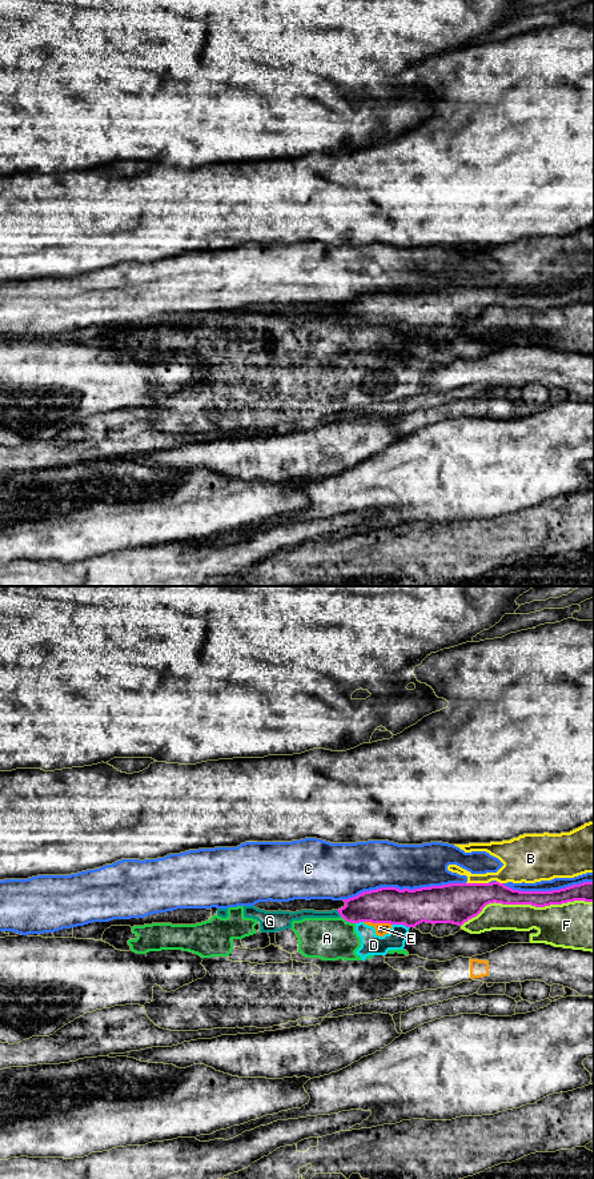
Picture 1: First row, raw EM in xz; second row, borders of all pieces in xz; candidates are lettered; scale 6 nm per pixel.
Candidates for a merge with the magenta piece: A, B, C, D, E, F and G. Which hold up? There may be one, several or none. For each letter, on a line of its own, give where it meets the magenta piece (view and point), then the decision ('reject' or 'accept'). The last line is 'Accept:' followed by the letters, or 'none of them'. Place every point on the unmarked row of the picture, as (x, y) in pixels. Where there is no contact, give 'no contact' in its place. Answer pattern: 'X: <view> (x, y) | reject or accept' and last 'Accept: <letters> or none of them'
A: xz (348, 324) | reject
B: xz (477, 287) | reject
C: xz (404, 292) | reject
D: xz (401, 327) | reject
E: xz (377, 325) | reject
F: xz (526, 307) | reject
G: xz (338, 315) | reject
Accept: none of them

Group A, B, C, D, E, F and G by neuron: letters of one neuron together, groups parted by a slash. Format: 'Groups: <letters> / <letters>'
Groups: A D E G / B / C / F

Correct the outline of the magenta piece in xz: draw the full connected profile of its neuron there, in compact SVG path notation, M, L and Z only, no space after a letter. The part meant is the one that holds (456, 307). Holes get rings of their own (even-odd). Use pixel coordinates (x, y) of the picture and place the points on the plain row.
M594 285L551 294L519 294L503 286L449 286L421 292L381 290L342 302L341 321L350 326L372 325L416 330L426 326L462 329L489 306L545 310L574 304L594 305Z

